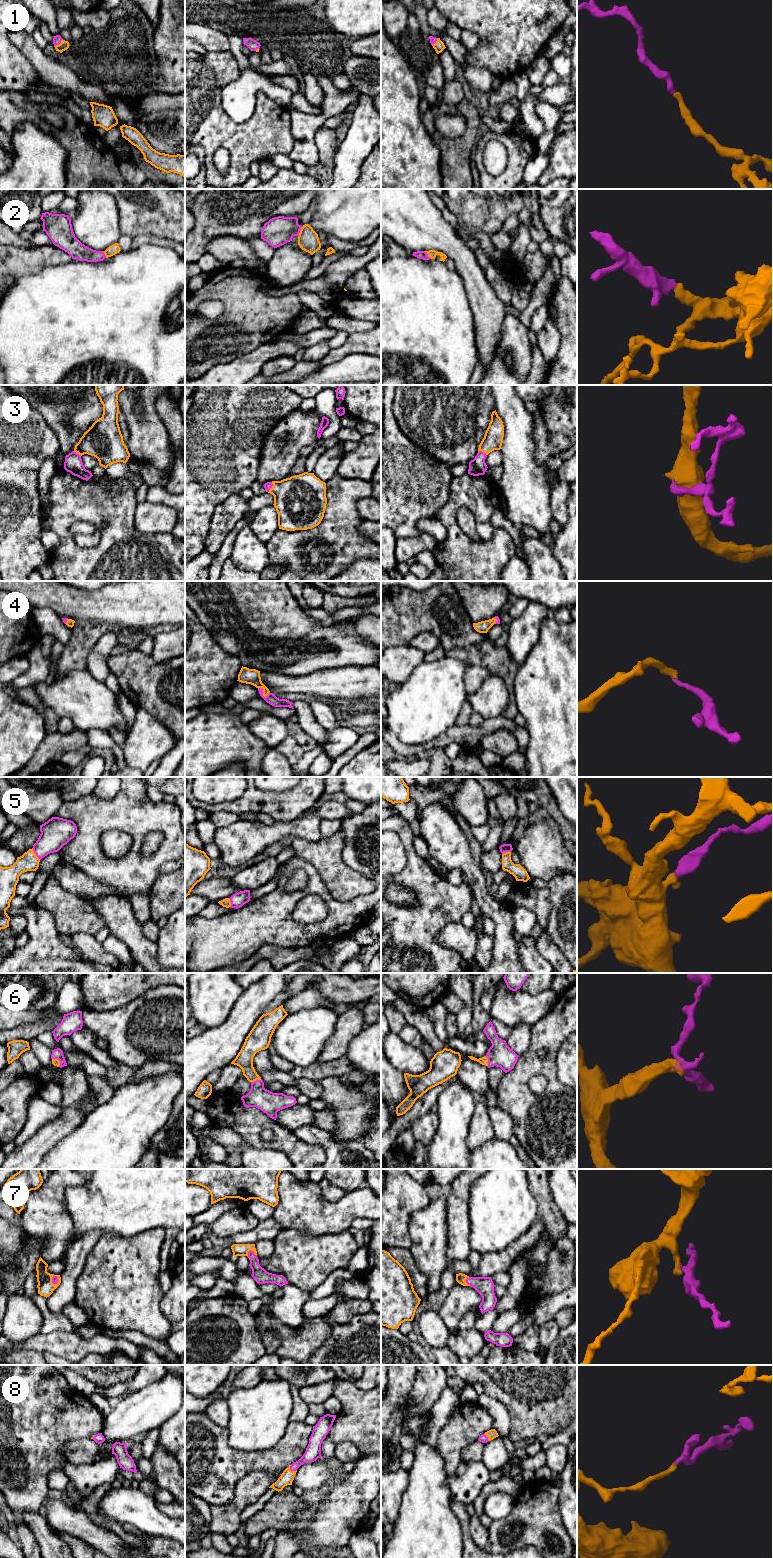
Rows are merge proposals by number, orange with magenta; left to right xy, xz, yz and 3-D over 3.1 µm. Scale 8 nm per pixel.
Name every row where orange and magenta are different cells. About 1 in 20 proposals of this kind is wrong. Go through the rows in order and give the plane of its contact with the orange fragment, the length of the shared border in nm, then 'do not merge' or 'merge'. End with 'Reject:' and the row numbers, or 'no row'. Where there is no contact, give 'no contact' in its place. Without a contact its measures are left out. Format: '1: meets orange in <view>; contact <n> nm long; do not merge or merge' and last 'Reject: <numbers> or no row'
1: meets orange in xy; contact 90 nm long; merge
2: meets orange in xz; contact 80 nm long; merge
3: meets orange in xz; contact 90 nm long; merge
4: meets orange in xz; contact 100 nm long; merge
5: meets orange in xy; contact 120 nm long; merge
6: meets orange in xz; contact 90 nm long; merge
7: meets orange in xz; contact 90 nm long; merge
8: meets orange in xz; contact 70 nm long; merge
Reject: no row

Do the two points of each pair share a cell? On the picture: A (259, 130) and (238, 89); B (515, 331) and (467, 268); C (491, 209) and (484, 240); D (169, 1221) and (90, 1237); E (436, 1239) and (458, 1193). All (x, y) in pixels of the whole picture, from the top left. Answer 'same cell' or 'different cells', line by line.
A: different cells
B: different cells
C: different cells
D: different cells
E: different cells

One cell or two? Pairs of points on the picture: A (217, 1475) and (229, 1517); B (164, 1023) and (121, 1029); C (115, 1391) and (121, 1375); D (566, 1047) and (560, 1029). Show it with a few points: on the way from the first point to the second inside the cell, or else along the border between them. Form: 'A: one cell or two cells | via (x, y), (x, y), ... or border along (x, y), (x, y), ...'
A: two cells | border along (237, 1484), (234, 1497), (229, 1502), (211, 1506)
B: one cell | via (153, 1027), (148, 1029), (132, 1029)
C: two cells | border along (134, 1375), (127, 1381), (106, 1387), (95, 1384)
D: two cells | border along (566, 1038), (558, 1048), (554, 1059)

